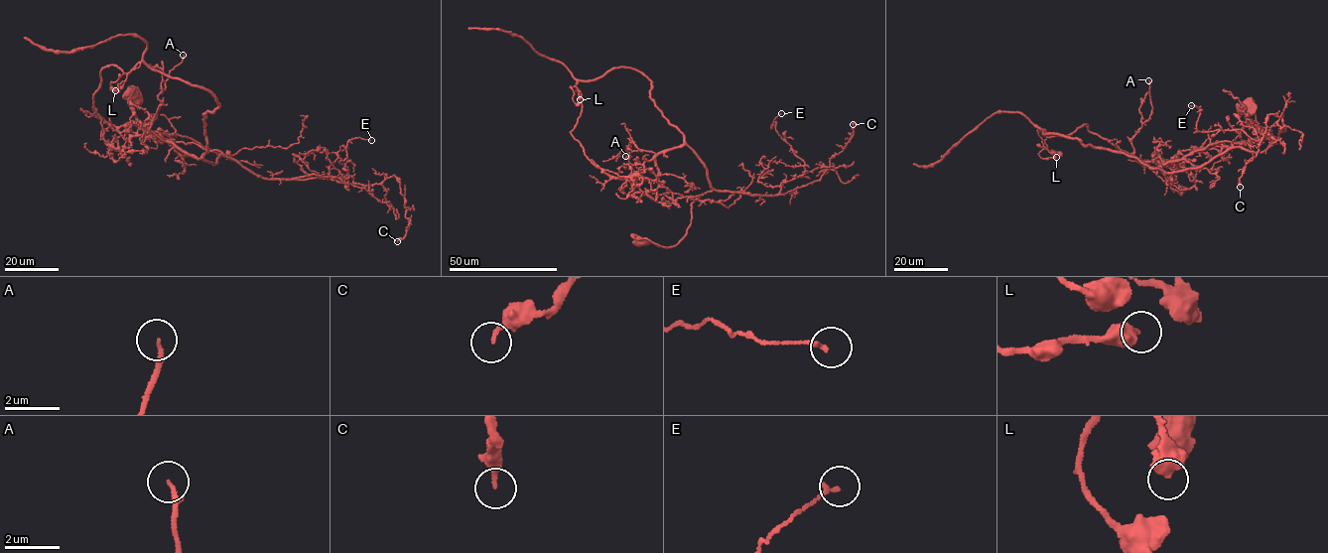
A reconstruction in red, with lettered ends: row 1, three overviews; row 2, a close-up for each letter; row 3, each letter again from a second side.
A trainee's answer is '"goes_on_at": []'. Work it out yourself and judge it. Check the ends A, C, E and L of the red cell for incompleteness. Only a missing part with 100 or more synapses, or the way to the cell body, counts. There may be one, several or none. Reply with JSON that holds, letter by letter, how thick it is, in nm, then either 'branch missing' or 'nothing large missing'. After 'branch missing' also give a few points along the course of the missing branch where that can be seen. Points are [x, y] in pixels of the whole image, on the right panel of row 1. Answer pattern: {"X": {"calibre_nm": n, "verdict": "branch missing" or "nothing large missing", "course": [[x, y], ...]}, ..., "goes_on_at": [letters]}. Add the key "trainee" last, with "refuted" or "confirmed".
{"A": {"calibre_nm": 150, "verdict": "nothing large missing"}, "C": {"calibre_nm": 150, "verdict": "nothing large missing"}, "E": {"calibre_nm": 150, "verdict": "nothing large missing"}, "L": {"calibre_nm": 420, "verdict": "nothing large missing"}, "goes_on_at": [], "trainee": "confirmed"}

